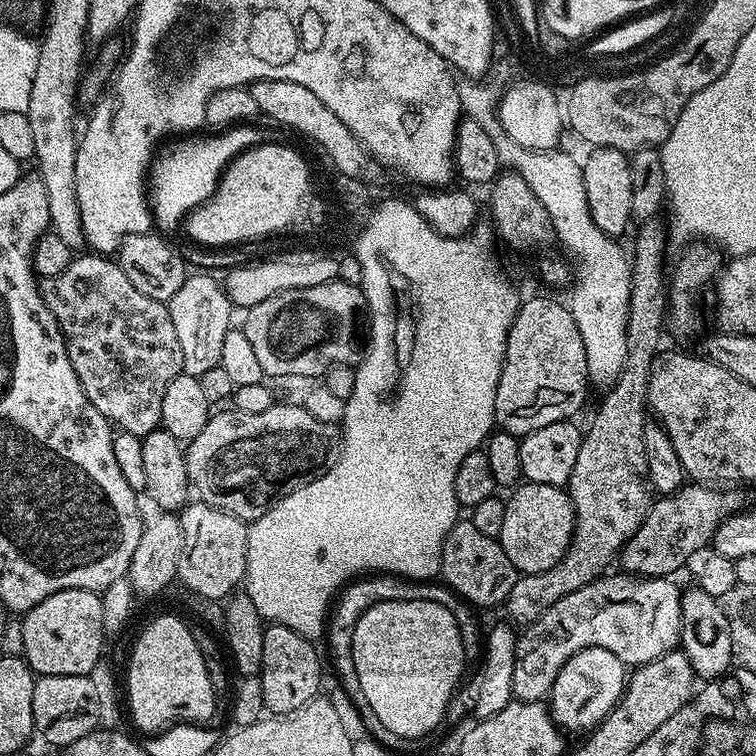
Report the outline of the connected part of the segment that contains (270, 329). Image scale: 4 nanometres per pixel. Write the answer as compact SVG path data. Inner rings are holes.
M344 278L326 282L322 286L306 286L302 290L286 290L258 302L258 306L247 309L248 316L242 324L250 347L258 357L265 377L279 378L282 375L306 375L323 377L335 364L359 365L366 351L366 305L364 293L355 283L347 284Z

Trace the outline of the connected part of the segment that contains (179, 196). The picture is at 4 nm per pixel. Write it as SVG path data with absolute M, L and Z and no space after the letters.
M235 125L221 132L208 134L212 136L194 134L177 139L170 146L173 146L172 148L153 161L148 193L153 225L161 235L170 236L170 233L176 230L178 232L188 213L212 196L221 174L238 153L271 141L272 136L269 132L256 126L258 125Z

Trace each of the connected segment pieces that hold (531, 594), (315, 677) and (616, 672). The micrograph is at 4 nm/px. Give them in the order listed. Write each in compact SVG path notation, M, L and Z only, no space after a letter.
M641 223L632 252L630 248L632 289L626 326L626 362L618 378L603 393L604 401L592 425L581 435L578 458L566 485L576 511L572 541L564 557L550 570L521 575L517 579L514 590L510 590L502 605L513 625L532 624L542 613L550 610L558 598L566 598L566 594L574 594L574 590L605 575L609 571L608 563L611 560L613 563L630 538L634 538L652 506L654 489L648 482L644 412L646 416L650 366L657 352L661 351L660 339L664 336L664 328L666 332L668 288L666 272L664 276L664 247L670 244L665 225L656 223Z
M268 624L265 627L259 677L262 702L271 715L285 716L298 710L298 706L306 706L306 702L317 699L322 667L320 667L320 656L316 653L316 647L313 641L290 630L288 626Z
M587 648L562 666L558 678L550 693L550 711L552 719L560 725L565 733L591 733L592 729L602 723L610 714L610 710L620 701L626 683L626 665L610 650Z

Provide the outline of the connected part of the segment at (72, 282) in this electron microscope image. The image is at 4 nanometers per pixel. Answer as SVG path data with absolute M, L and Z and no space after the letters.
M104 254L87 255L77 255L62 274L40 280L40 297L58 322L70 354L70 366L74 366L74 374L78 374L78 382L82 382L82 390L86 398L90 398L94 410L119 431L143 438L161 427L162 397L166 394L166 386L184 371L182 346L174 331L174 318L170 318L167 303L142 294L126 278L115 259Z

